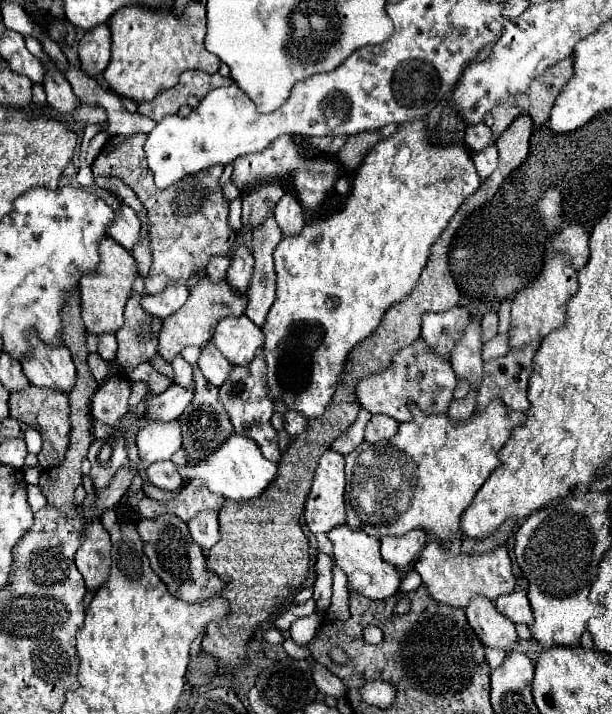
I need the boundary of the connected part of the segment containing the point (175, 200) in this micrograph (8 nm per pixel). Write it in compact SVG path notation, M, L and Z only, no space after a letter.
M137 133L131 137L121 137L121 135L113 135L107 145L103 147L103 151L97 155L95 163L93 163L93 175L113 175L119 177L127 187L133 189L133 193L139 197L139 201L145 205L147 209L147 217L149 217L149 247L151 247L151 269L149 275L145 277L145 289L147 293L159 293L163 287L167 287L167 283L171 281L187 281L197 269L205 269L207 261L213 255L227 255L229 249L233 247L237 235L235 231L229 227L229 201L223 195L223 189L219 187L219 177L223 173L223 165L215 165L209 167L207 171L199 171L194 175L186 176L181 180L181 183L175 183L167 189L159 189L155 187L153 181L153 173L147 165L145 159L145 135Z

